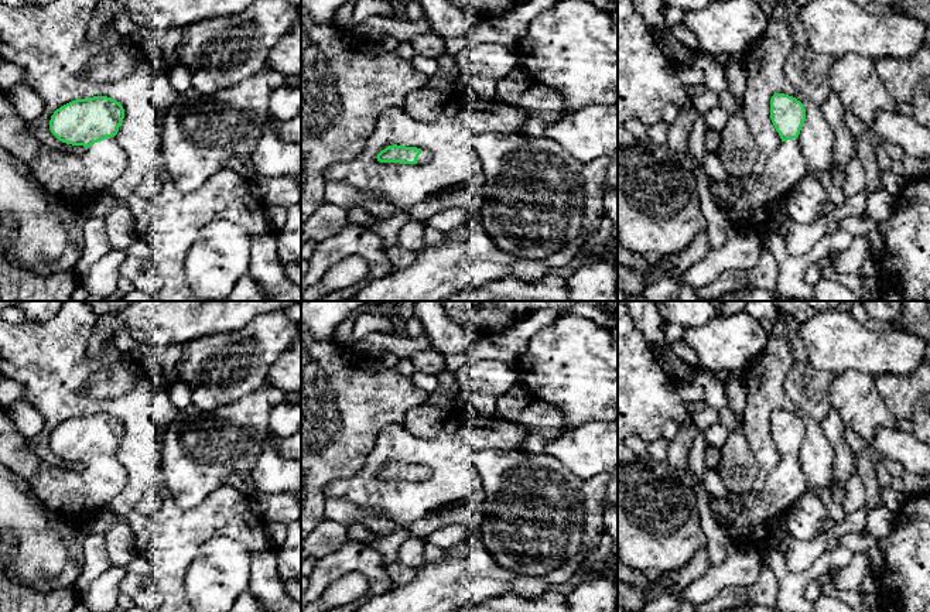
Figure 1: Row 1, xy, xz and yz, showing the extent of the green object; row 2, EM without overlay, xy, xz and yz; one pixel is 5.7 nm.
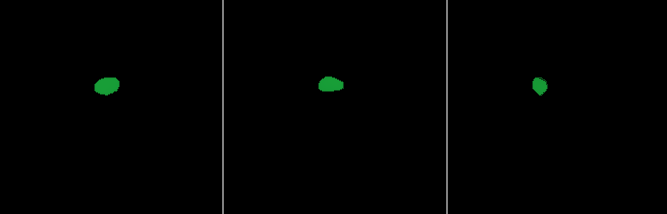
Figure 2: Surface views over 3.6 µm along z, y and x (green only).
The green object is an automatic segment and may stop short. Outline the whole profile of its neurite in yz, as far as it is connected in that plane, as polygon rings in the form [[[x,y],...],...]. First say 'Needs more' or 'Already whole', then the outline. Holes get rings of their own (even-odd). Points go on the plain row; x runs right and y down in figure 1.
Needs more. [[[775,410],[770,416],[770,435],[782,455],[779,465],[769,473],[766,489],[762,493],[735,495],[743,505],[738,512],[729,499],[711,496],[710,506],[718,524],[731,523],[732,536],[738,546],[760,546],[772,541],[773,526],[807,493],[807,479],[799,462],[797,454],[806,437],[804,421],[793,413]]]

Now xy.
Needs more. [[[0,407],[0,465],[24,479],[51,514],[85,526],[127,483],[126,469],[114,455],[123,435],[123,423],[107,413],[76,416],[57,425],[51,449],[62,459],[86,465],[73,472],[40,459]]]

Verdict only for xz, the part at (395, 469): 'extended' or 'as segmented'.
extended

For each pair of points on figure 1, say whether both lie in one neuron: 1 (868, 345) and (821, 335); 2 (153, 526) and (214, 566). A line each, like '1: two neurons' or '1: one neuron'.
1: one neuron
2: two neurons

